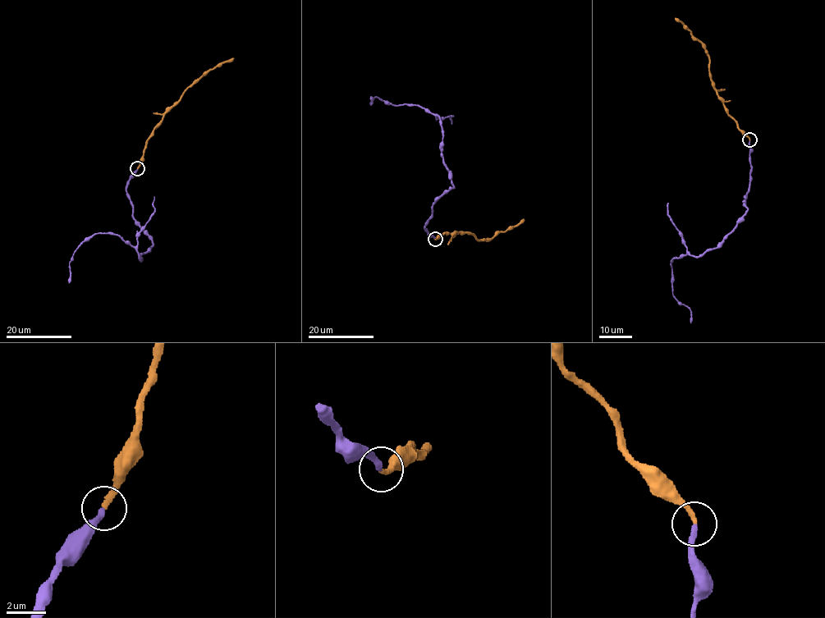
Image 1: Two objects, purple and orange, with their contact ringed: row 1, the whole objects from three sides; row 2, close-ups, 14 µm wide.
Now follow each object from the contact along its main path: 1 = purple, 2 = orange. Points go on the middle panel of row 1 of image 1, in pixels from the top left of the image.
1: (435, 239), (424, 225), (434, 200), (453, 185), (442, 152), (440, 116), (378, 97), (371, 103), (370, 96)
2: (435, 239), (442, 234), (460, 231), (473, 234), (479, 240), (490, 239), (524, 219)

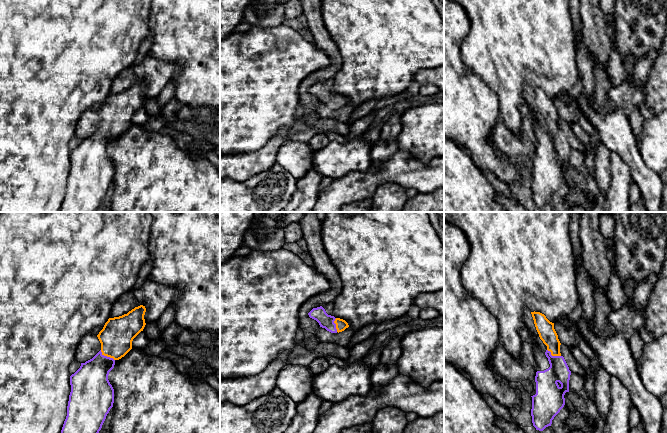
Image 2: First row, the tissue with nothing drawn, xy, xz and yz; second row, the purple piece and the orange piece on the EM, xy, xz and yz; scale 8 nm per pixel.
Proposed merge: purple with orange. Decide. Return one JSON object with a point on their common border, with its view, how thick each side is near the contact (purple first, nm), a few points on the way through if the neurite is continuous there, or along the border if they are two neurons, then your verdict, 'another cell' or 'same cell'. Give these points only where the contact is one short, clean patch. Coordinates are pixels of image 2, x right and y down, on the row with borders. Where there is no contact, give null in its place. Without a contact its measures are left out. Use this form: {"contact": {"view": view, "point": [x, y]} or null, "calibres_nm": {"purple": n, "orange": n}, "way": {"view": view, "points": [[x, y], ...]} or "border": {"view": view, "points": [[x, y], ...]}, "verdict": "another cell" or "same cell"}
{"contact": {"view": "xy", "point": [106, 356]}, "calibres_nm": {"purple": 300, "orange": 260}, "way": {"view": "xy", "points": [[90, 382], [92, 375], [106, 356], [114, 346], [116, 337]]}, "verdict": "same cell"}

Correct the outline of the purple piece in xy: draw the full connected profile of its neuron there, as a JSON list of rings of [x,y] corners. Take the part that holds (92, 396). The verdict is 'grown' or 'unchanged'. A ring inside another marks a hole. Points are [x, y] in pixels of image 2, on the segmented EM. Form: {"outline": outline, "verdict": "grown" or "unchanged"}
{"outline": [[[140,305],[127,314],[109,318],[105,323],[97,335],[101,350],[92,359],[81,363],[80,368],[70,376],[71,392],[61,433],[99,433],[114,403],[114,389],[108,380],[109,372],[114,368],[115,361],[132,349],[133,339],[143,331],[146,325],[145,312],[145,306]]], "verdict": "grown"}

